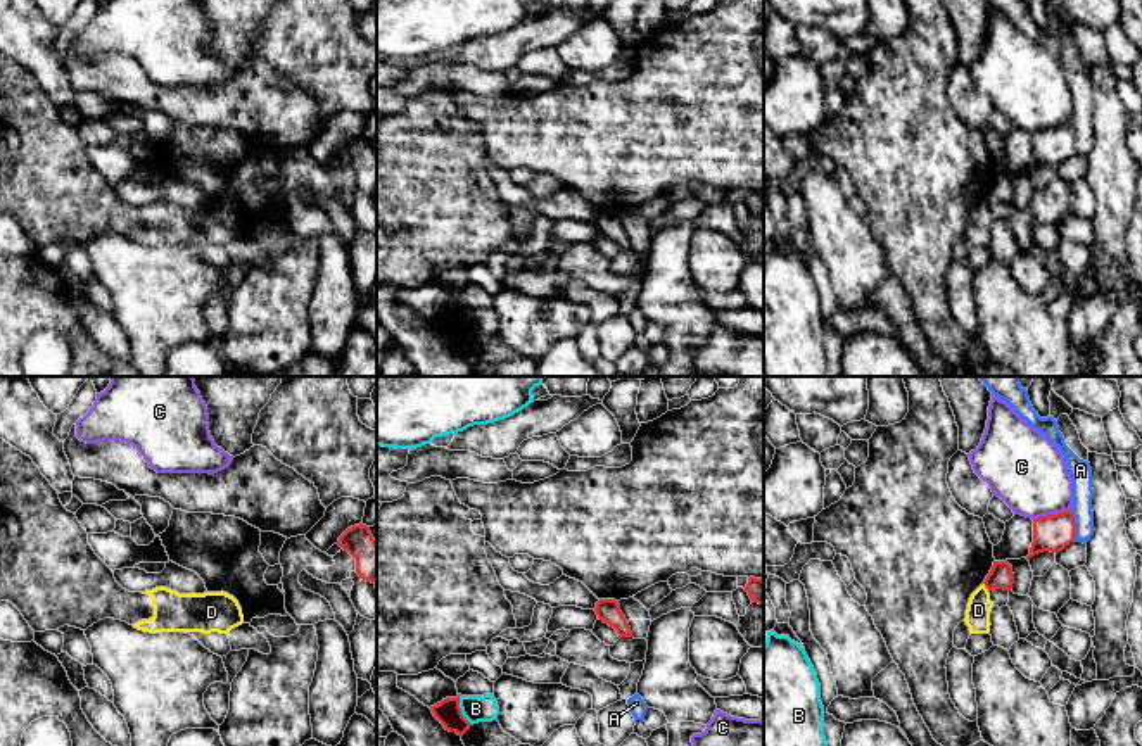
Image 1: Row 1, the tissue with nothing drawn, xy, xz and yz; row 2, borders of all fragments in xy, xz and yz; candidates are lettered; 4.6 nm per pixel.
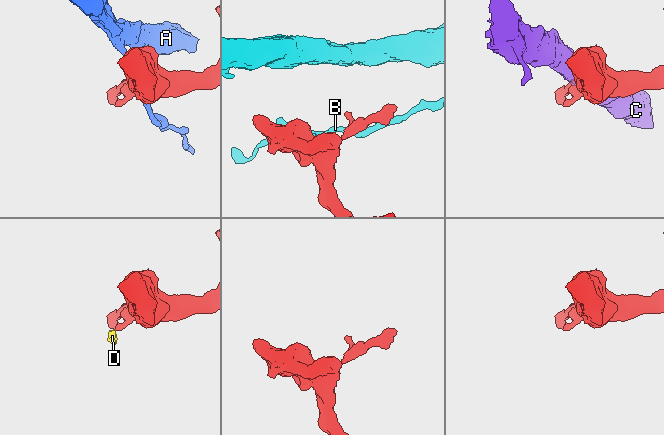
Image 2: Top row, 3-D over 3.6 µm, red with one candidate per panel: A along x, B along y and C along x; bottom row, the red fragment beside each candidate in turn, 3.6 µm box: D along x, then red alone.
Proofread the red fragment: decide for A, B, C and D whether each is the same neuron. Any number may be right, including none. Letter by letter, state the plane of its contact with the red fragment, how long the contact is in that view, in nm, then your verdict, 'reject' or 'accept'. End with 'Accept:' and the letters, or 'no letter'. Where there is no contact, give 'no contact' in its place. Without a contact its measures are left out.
A: meets red in yz; contact 150 nm long; reject
B: meets red in xz; contact 160 nm long; reject
C: meets red in yz; contact 190 nm long; reject
D: meets red in yz; contact 60 nm long; reject
Accept: no letter

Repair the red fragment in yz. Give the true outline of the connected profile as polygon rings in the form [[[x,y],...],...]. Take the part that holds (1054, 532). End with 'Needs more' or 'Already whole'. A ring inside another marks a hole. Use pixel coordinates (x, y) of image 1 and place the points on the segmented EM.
[[[1071,509],[1057,515],[1035,518],[1033,542],[1026,560],[1030,561],[1031,556],[1044,551],[1057,554],[1066,546],[1075,542],[1075,534],[1076,534],[1076,523]]]. Already whole

